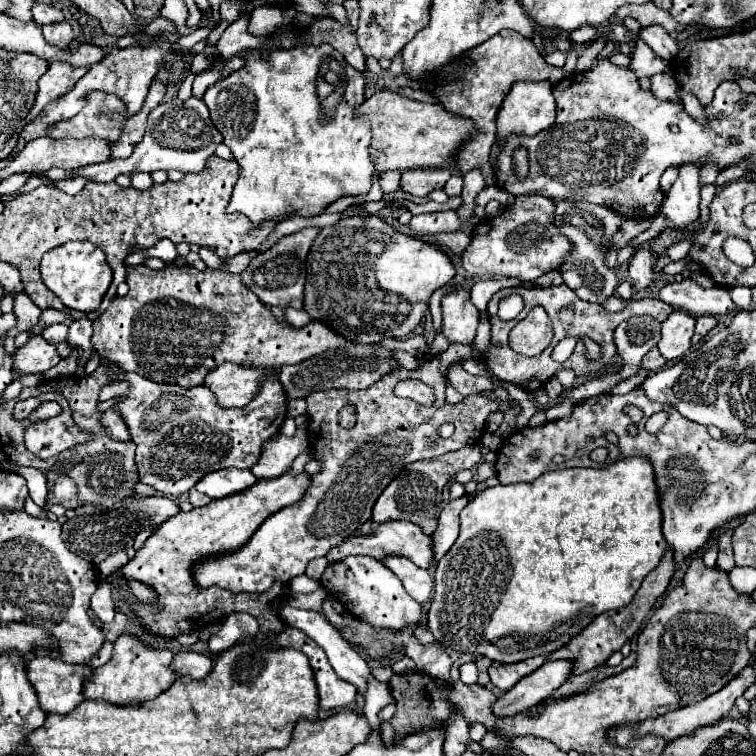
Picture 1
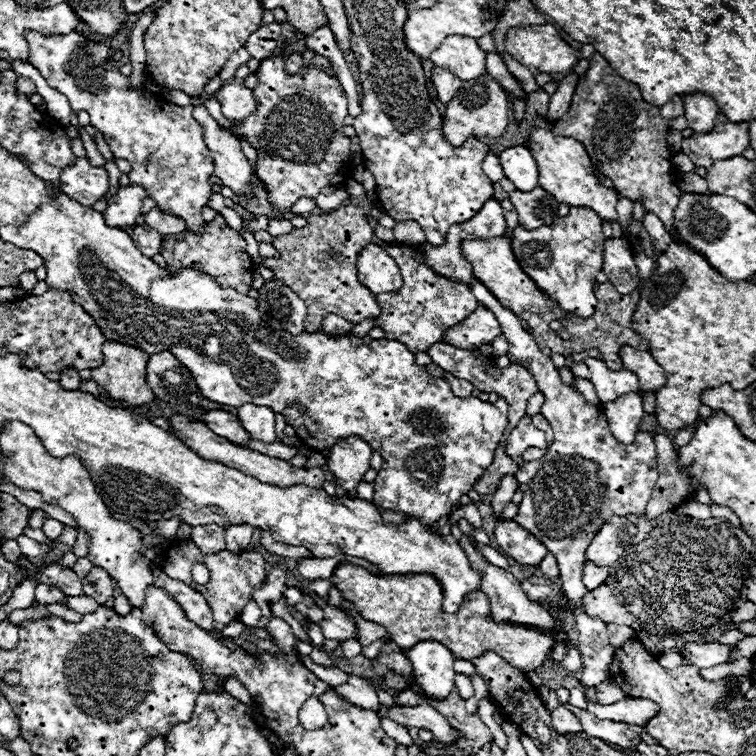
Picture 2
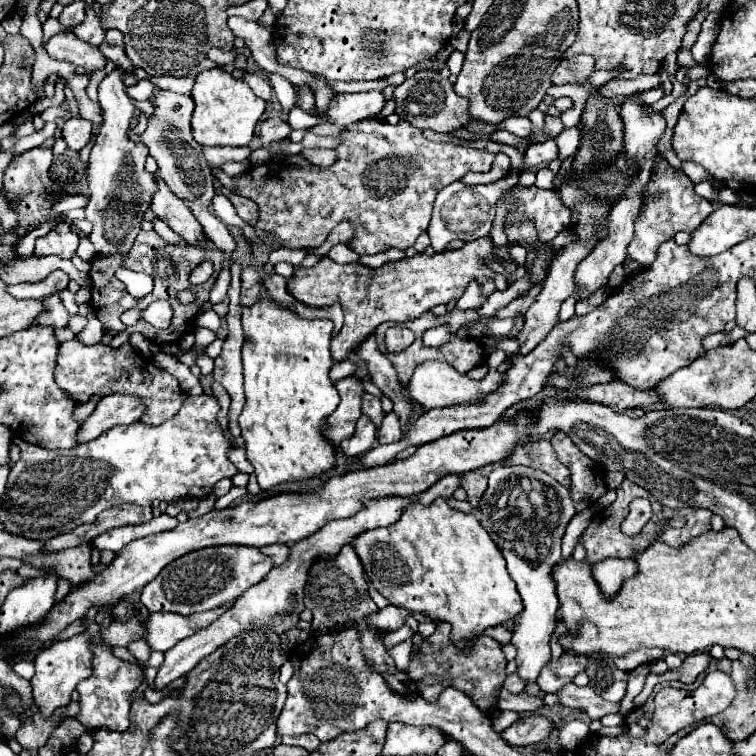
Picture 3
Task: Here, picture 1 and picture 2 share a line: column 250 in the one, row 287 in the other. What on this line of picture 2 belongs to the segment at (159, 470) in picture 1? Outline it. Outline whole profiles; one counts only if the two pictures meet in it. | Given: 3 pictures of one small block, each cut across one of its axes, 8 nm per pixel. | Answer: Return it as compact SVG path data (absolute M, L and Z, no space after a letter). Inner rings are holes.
M374 238L374 242L382 246L396 260L402 276L400 290L390 294L376 294L378 306L382 310L382 314L376 320L376 326L384 328L386 338L394 338L410 346L414 354L426 352L432 344L442 342L442 334L448 328L460 324L478 308L478 302L470 292L470 288L450 278L442 278L434 270L430 270L422 258L422 252L416 246L406 246L406 244L388 246L384 242L378 242L378 238Z

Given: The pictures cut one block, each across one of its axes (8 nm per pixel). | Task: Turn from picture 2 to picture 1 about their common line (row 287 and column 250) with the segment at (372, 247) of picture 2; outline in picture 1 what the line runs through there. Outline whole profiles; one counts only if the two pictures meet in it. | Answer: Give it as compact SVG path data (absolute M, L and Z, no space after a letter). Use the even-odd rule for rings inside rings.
M220 364L206 378L204 386L208 386L218 398L220 406L236 406L242 408L248 404L258 388L262 386L262 378L270 376L274 370L262 370L254 366L238 366L238 364Z

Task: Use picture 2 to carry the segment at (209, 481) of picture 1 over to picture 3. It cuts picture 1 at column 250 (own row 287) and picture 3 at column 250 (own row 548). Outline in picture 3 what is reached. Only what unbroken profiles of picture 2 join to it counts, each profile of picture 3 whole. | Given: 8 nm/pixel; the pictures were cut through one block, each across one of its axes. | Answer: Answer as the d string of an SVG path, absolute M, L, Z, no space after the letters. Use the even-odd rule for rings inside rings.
M220 546L220 548L202 548L184 558L168 564L158 578L148 582L142 590L142 604L154 612L174 612L190 616L196 612L206 612L218 606L224 606L240 598L250 586L258 584L272 570L272 562L258 548L250 546Z

